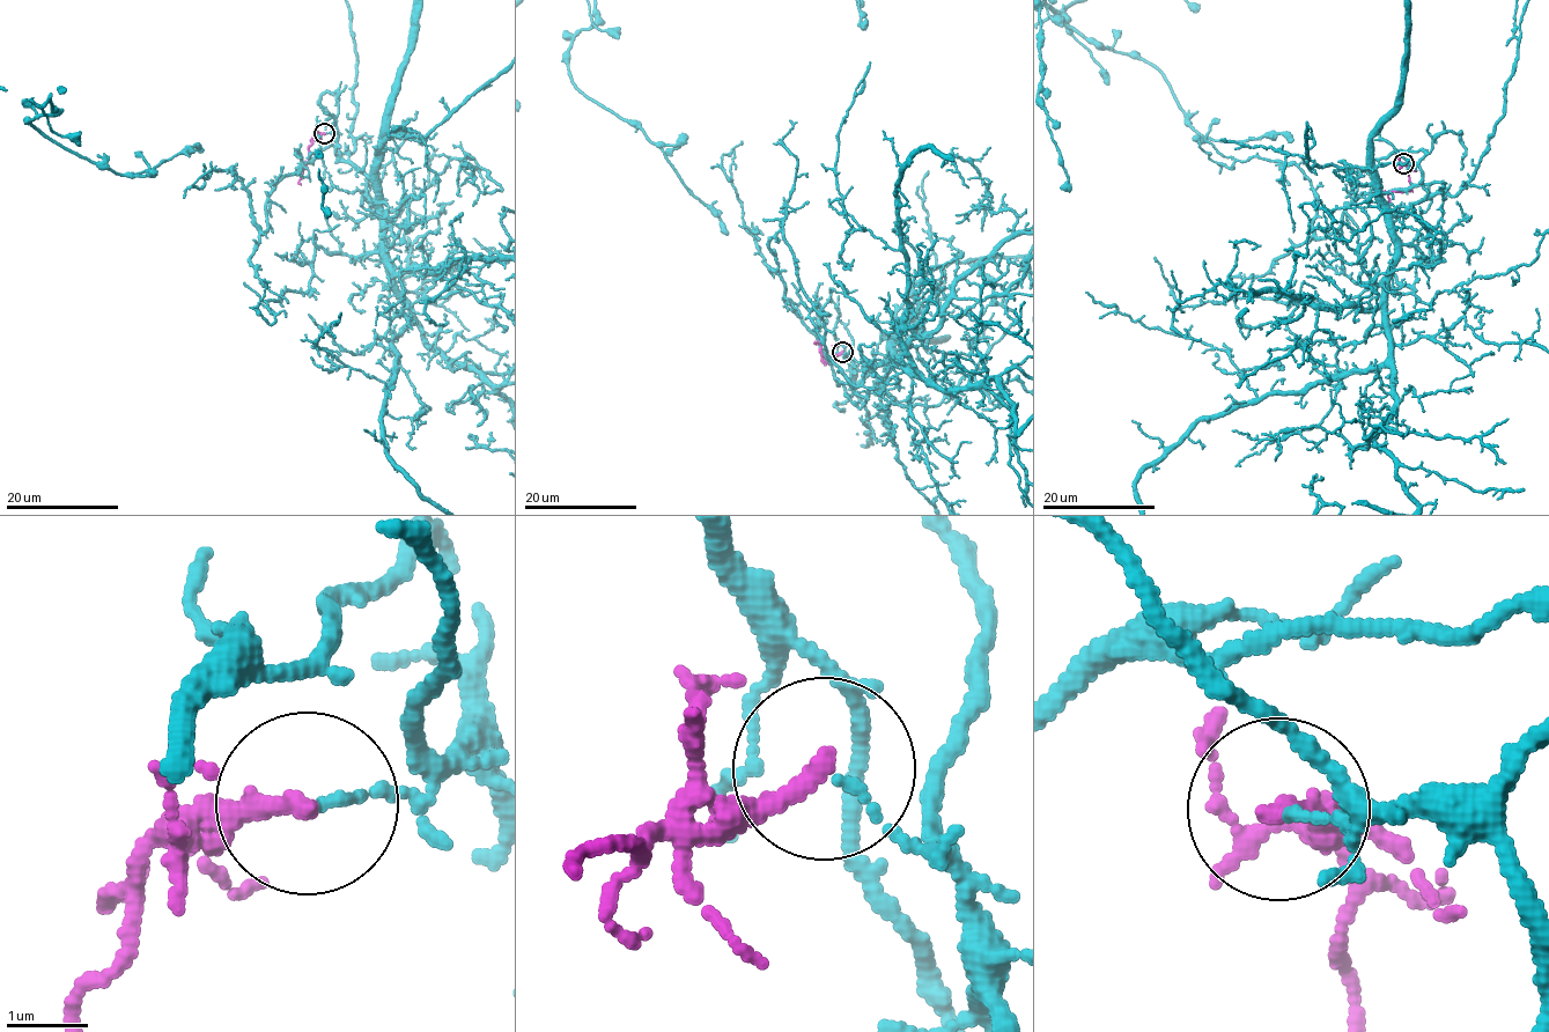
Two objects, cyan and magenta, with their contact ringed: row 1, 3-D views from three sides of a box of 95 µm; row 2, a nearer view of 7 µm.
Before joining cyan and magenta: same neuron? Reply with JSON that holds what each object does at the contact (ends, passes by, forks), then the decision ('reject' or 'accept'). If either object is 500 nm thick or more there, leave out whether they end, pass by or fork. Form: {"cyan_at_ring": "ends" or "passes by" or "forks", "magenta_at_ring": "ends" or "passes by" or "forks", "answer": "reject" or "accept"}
{"cyan_at_ring": "ends", "magenta_at_ring": "ends", "answer": "reject"}

